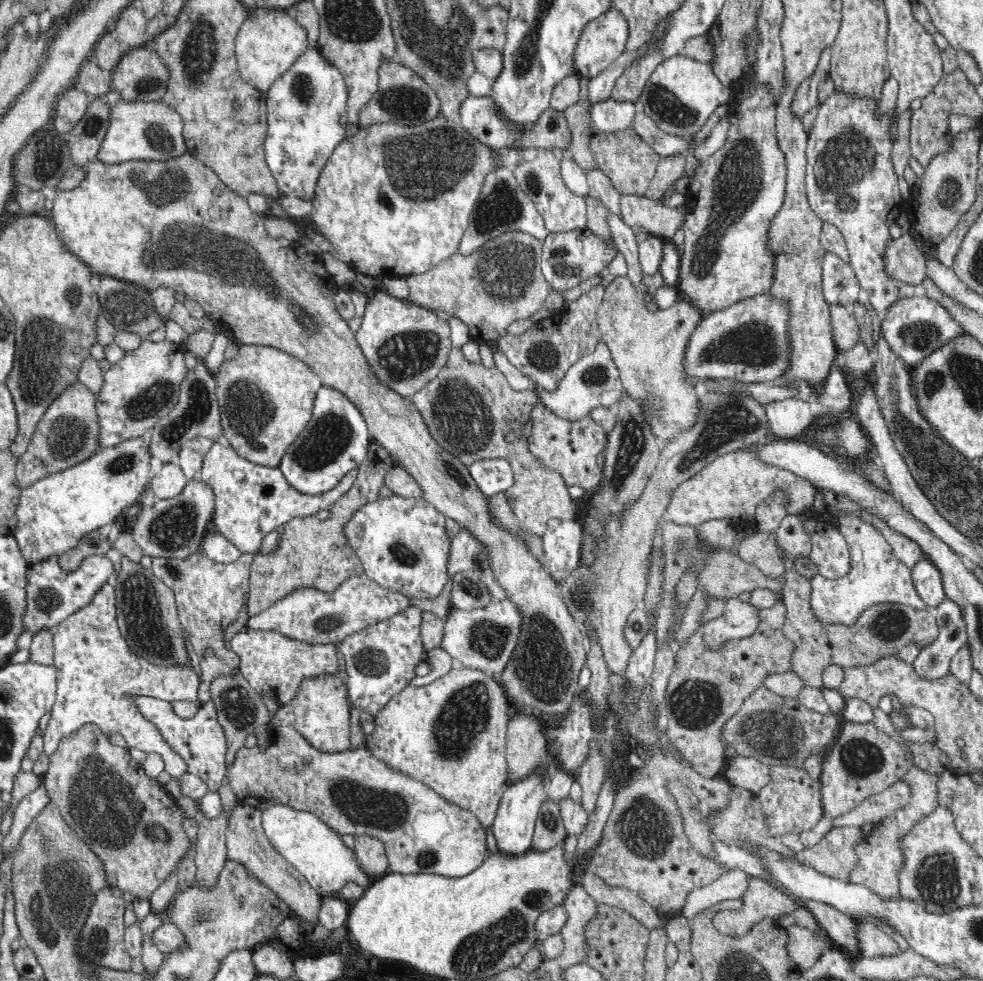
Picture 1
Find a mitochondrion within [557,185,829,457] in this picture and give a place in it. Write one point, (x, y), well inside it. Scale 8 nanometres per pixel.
(756, 344)

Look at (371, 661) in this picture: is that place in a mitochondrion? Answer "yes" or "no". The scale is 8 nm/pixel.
yes

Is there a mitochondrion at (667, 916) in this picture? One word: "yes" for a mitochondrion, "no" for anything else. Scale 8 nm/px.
no

